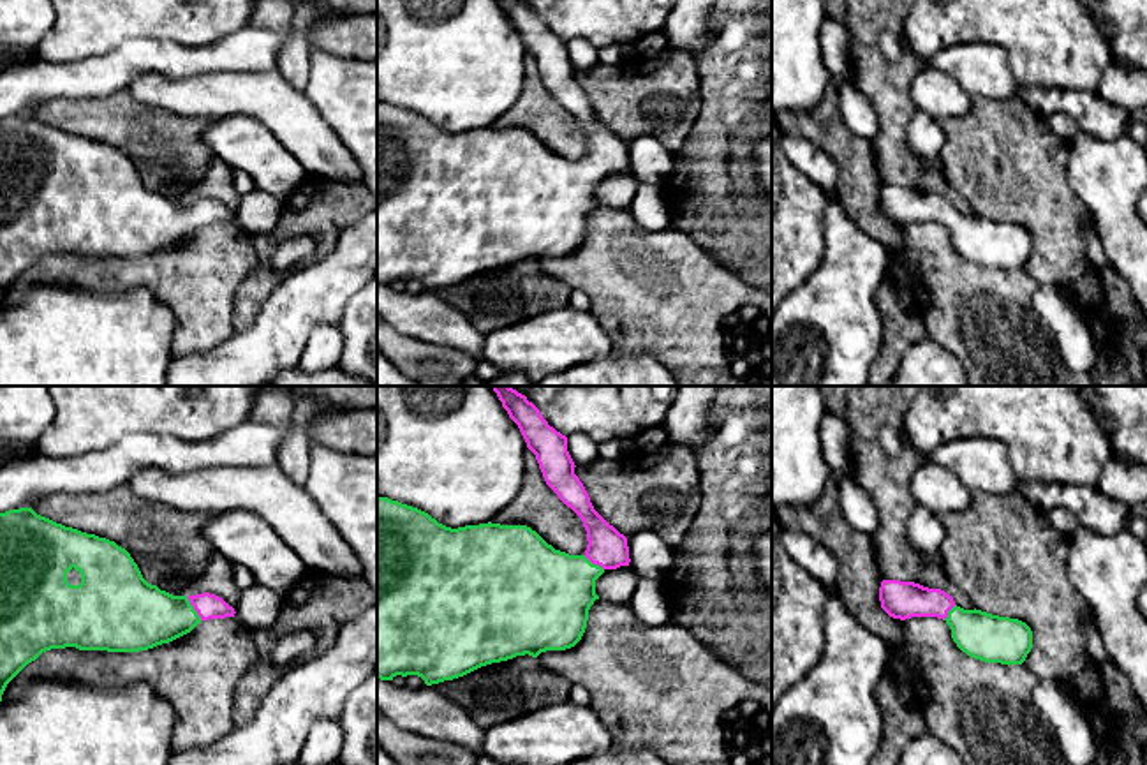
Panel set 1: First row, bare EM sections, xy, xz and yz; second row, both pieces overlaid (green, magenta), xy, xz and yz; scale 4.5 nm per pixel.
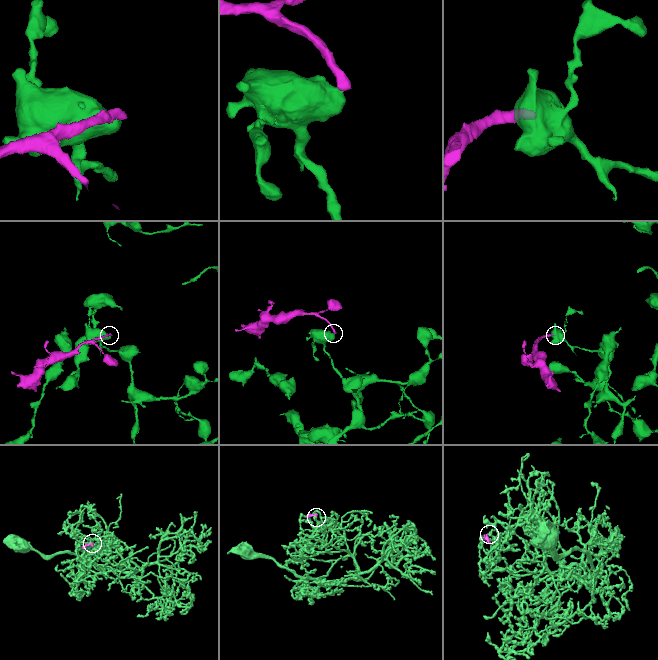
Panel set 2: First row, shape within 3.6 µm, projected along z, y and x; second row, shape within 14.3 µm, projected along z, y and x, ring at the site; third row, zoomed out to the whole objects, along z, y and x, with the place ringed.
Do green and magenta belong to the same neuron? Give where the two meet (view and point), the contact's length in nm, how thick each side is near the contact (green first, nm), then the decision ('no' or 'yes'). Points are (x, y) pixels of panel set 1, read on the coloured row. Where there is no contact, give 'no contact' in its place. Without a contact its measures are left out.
contact xy (192, 609); length 130 nm; calibres 300 and 120 nm; yes

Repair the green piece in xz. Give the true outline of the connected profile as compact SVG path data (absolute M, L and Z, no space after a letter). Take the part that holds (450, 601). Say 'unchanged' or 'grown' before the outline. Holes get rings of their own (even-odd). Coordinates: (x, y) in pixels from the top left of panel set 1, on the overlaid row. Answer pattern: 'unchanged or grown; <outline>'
grown; M493 386L493 391L536 455L546 485L581 518L587 550L583 555L555 550L527 525L488 522L451 529L418 508L377 497L377 679L381 680L418 675L432 686L516 656L537 657L546 650L571 649L581 640L588 610L599 599L596 580L606 569L631 562L627 538L594 509L583 483L574 474L567 437L550 427L539 409L511 386Z

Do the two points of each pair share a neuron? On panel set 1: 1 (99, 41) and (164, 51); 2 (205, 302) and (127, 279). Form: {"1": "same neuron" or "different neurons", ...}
{"1": "different neurons", "2": "same neuron"}

